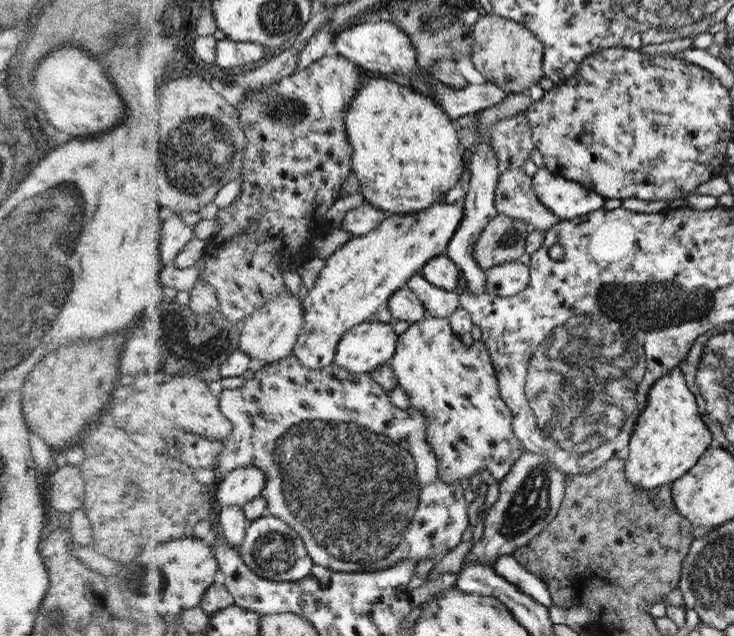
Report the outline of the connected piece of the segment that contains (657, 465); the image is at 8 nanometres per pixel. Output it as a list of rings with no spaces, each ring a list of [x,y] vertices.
[[[680,367],[662,375],[650,387],[646,408],[638,417],[628,445],[628,480],[642,488],[662,489],[666,483],[686,475],[706,452],[712,434],[698,414],[694,394],[686,388]]]

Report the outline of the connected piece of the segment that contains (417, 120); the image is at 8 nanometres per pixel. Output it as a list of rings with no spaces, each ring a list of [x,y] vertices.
[[[381,74],[371,76],[350,105],[345,123],[355,148],[353,172],[360,179],[362,192],[367,202],[389,214],[415,214],[427,210],[438,198],[444,198],[461,179],[464,162],[452,120],[433,98],[416,93],[408,82]]]

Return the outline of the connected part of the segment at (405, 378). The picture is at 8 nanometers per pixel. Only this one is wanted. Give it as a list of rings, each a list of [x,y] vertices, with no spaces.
[[[428,316],[412,323],[399,336],[396,356],[391,363],[395,366],[398,386],[404,388],[409,396],[410,407],[420,409],[429,418],[428,444],[441,460],[439,479],[446,483],[467,483],[474,473],[488,470],[500,484],[527,448],[514,434],[512,411],[500,396],[496,370],[486,343],[478,340],[466,346],[447,318]]]

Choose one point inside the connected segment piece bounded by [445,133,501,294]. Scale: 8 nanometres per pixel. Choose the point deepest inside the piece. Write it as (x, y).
(479, 204)

